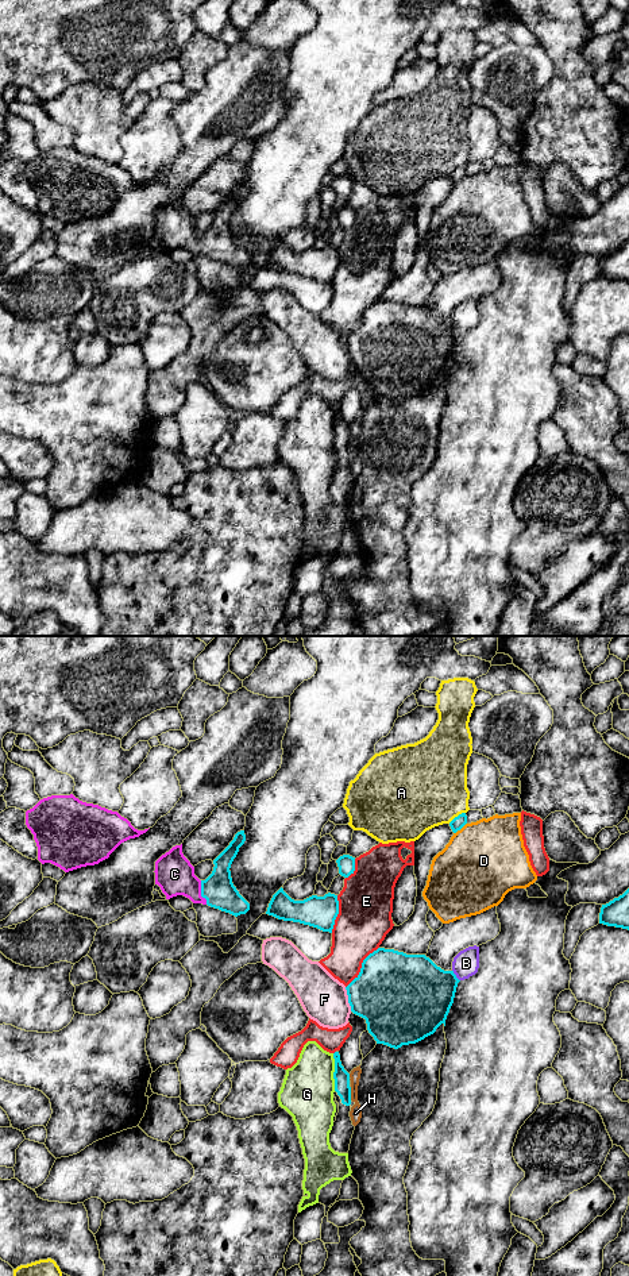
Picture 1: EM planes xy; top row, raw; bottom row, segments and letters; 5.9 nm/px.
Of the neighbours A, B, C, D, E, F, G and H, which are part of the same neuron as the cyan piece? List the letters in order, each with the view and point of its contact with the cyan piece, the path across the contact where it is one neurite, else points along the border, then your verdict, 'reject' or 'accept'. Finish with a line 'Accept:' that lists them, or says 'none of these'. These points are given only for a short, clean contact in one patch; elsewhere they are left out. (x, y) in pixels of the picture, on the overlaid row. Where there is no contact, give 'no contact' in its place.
A: meets cyan in xy at (458, 816); reject
B: meets cyan in xy at (455, 975); reject
C: meets cyan in xy at (201, 893); runs through xy (217, 889), (201, 893), (174, 874); accept
D: meets cyan in xy at (459, 829); reject
E: meets cyan in xy at (362, 967); reject
F: meets cyan in xy at (348, 999); reject
G: meets cyan in xy at (334, 1072); reject
H: meets cyan in xy at (350, 1094); reject
Accept: C

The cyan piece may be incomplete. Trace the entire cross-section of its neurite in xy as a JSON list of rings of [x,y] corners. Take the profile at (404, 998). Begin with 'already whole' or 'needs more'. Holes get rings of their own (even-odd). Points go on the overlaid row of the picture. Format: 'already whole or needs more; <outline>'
already whole; [[[378,948],[363,960],[359,975],[346,990],[351,1011],[366,1019],[367,1030],[377,1044],[398,1049],[433,1034],[441,1024],[445,1026],[459,982],[454,971],[441,969],[425,955],[406,955],[394,949]]]

